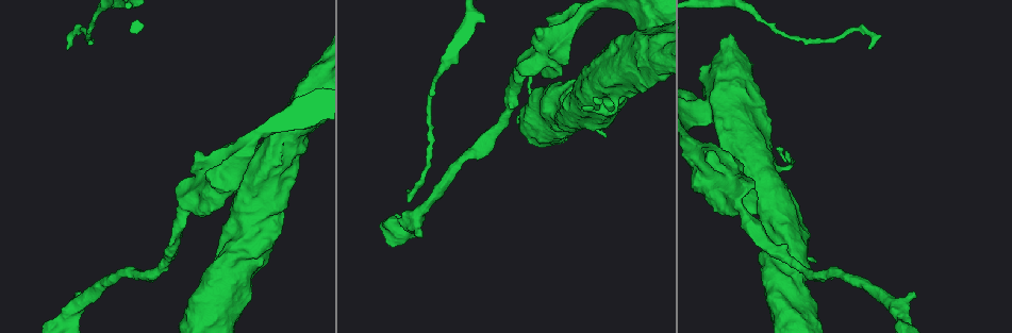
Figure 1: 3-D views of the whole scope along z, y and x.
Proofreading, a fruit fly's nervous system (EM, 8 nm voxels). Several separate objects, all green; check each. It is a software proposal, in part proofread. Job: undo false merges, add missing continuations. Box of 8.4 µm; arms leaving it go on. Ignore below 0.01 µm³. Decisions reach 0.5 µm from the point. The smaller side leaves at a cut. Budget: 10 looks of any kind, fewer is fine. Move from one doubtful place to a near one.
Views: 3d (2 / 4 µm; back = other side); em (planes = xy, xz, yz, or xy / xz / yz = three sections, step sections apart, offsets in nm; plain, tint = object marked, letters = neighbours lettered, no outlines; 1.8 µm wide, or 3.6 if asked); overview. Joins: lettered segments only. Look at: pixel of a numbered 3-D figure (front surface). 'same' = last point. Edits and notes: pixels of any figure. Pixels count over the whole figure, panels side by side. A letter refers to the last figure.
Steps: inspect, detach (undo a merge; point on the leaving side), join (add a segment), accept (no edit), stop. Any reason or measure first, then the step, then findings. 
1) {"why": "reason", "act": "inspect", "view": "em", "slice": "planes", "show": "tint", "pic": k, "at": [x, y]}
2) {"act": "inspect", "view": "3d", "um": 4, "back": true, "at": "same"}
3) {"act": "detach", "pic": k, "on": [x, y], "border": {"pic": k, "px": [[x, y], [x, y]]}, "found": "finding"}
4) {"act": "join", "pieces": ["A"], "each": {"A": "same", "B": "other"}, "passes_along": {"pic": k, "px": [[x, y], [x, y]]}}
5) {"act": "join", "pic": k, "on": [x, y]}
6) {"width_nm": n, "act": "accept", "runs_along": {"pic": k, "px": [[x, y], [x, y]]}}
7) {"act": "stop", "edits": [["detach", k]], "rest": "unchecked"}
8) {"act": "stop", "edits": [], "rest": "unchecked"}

{"act": "inspect", "view": "em", "um": 3.6, "slice": "xz", "step": 8, "show": "tint", "pic": 1, "at": [543, 52]}

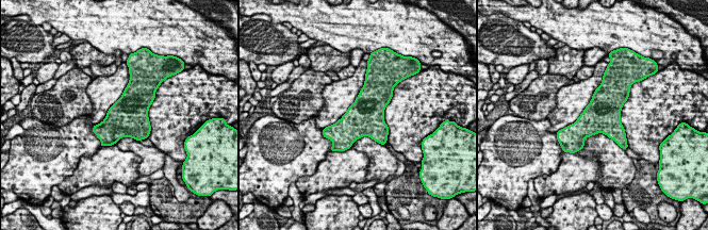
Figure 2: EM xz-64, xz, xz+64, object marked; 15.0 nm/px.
{"act": "inspect", "view": "em", "um": 3.6, "slice": "xz", "step": 8, "show": "letters", "at": "same"}

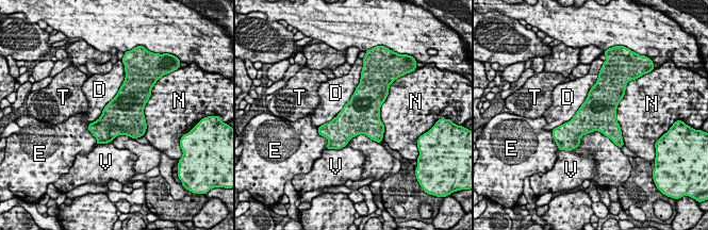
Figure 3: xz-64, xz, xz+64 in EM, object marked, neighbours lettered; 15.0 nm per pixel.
{"width_nm": 550, "act": "accept", "each": {"D": "other", "E": "other", "N": "other", "T": "other", "V": "other"}, "border": {"pic": 3, "px": [[361, 76], [342, 110], [319, 127]]}, "found": "one neuron here"}

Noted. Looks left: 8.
{"why": "calibre changes", "act": "inspect", "view": "3d", "um": 4, "pic": 1, "at": [710, 109]}

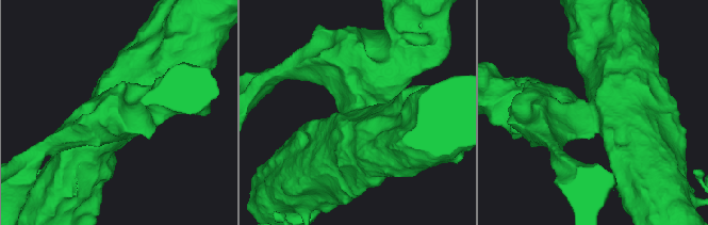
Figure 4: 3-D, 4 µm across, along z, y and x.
{"act": "inspect", "view": "em", "um": 3.6, "slice": "planes", "show": "letters", "pic": 4, "at": [594, 117]}

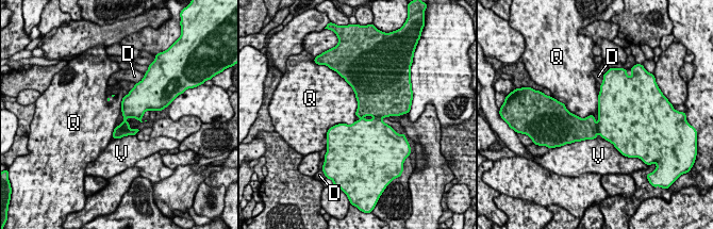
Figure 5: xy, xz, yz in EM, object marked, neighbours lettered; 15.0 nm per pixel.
{"act": "detach", "pic": 5, "on": [119, 131], "each": {"D": "other", "Q": "other", "V": "other"}, "found": "a second neuron is stuck on"}

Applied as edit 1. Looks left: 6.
{"why": "redraw", "act": "inspect", "view": "overview"}

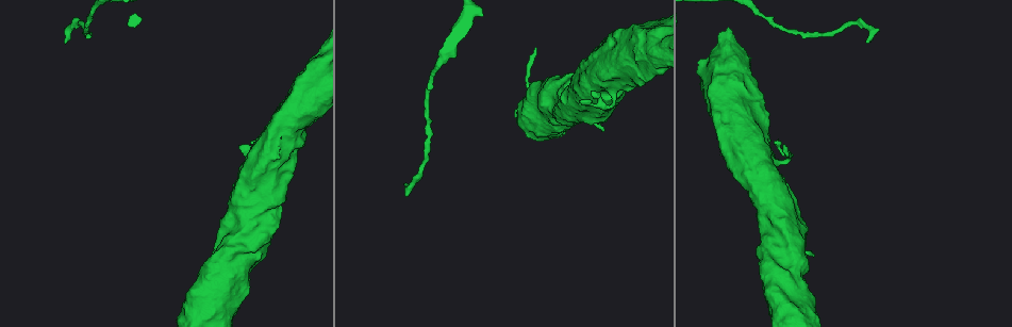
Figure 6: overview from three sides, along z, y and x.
{"why": "tapers out", "act": "inspect", "view": "3d", "um": 4, "back": true, "pic": 6, "at": [866, 41]}

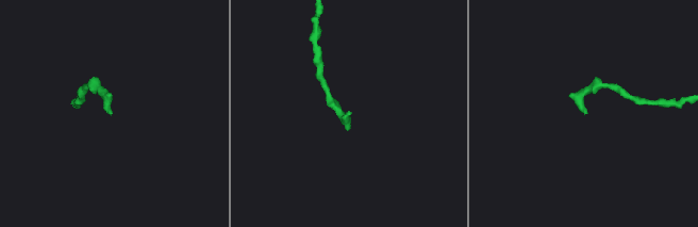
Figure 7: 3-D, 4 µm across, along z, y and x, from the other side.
{"act": "inspect", "view": "em", "slice": "planes", "show": "plain", "pic": 7, "at": [349, 112]}

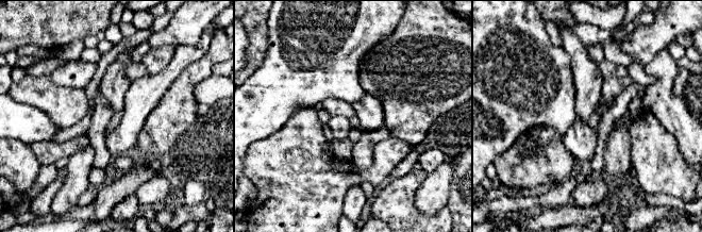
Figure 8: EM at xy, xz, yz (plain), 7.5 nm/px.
{"act": "inspect", "view": "em", "slice": "planes", "show": "letters", "at": "same"}

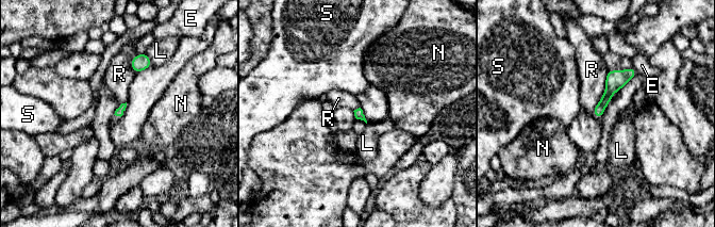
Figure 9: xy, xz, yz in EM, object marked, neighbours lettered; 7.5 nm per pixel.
{"width_nm": 70, "act": "accept", "each": {"E": "other", "L": "other", "N": "other", "R": "other", "S": "other"}, "border": {"pic": 9, "px": [[608, 71], [604, 93], [591, 113]]}, "found": "no lettered segment goes on from it"}

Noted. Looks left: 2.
{"why": "sudden change in width", "act": "inspect", "view": "em", "slice": "xz", "step": 4, "show": "tint", "pic": 6, "at": [758, 12]}

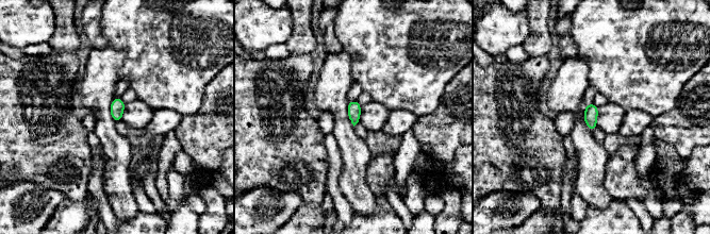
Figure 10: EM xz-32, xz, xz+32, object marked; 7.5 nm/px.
{"why": "see the neighbours", "act": "inspect", "view": "em", "slice": "xz", "step": 4, "show": "letters", "at": "same"}

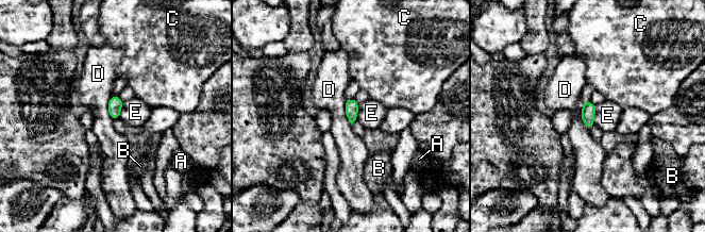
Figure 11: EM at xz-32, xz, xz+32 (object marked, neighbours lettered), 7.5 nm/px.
{"act": "accept", "each": {"A": "other", "B": "other", "C": "other", "D": "other", "E": "other"}, "border": {"pic": 11, "px": [[596, 104], [593, 123]]}, "found": "continuous, no second neuron"}

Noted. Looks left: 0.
{"act": "stop", "edits": [["detach", 5]], "rest": "unchecked"}

